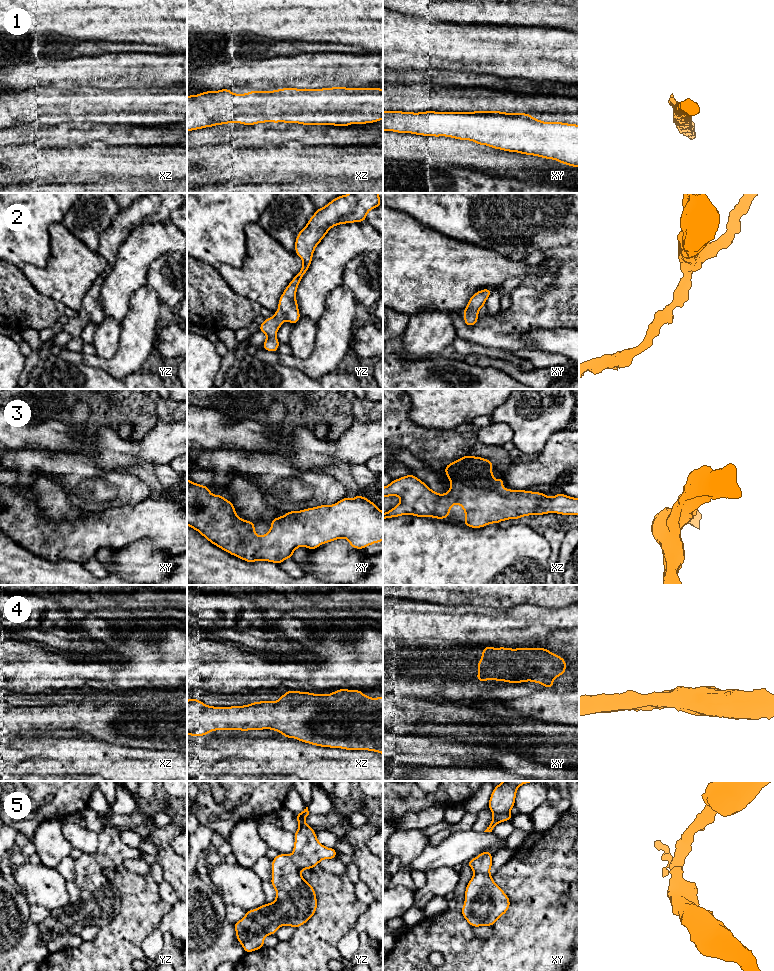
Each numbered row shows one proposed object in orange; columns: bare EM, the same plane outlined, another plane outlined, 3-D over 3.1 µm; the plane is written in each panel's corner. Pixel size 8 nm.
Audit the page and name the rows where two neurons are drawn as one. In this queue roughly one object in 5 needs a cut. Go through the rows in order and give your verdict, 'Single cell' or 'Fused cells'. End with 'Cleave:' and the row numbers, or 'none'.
1: Single cell
2: Single cell
3: Single cell
4: Single cell
5: Single cell
Cleave: none

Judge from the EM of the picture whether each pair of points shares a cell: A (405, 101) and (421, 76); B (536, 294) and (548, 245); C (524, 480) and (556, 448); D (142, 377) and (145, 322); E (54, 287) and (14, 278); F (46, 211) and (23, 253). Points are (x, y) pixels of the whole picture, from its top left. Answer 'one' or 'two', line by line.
A: two
B: one
C: one
D: two
E: two
F: one

